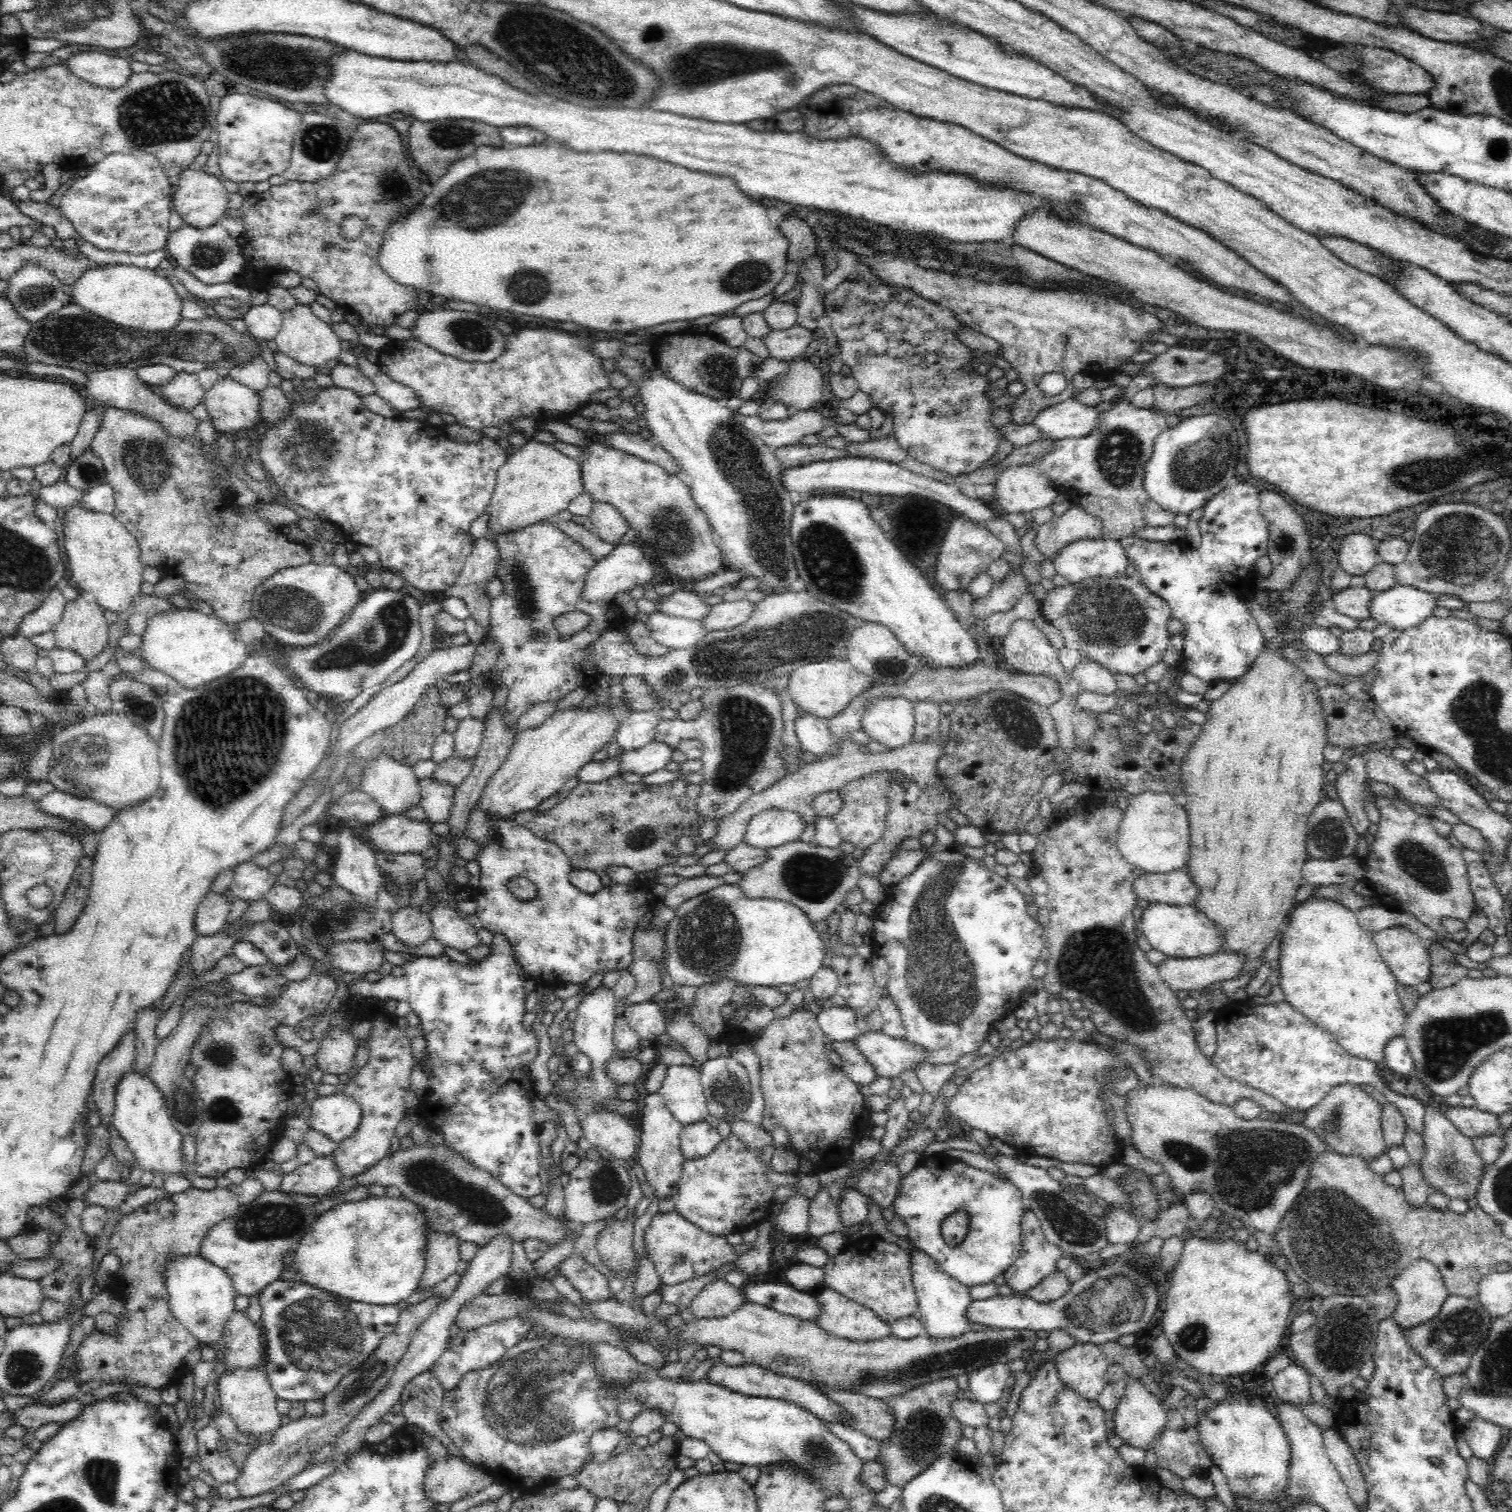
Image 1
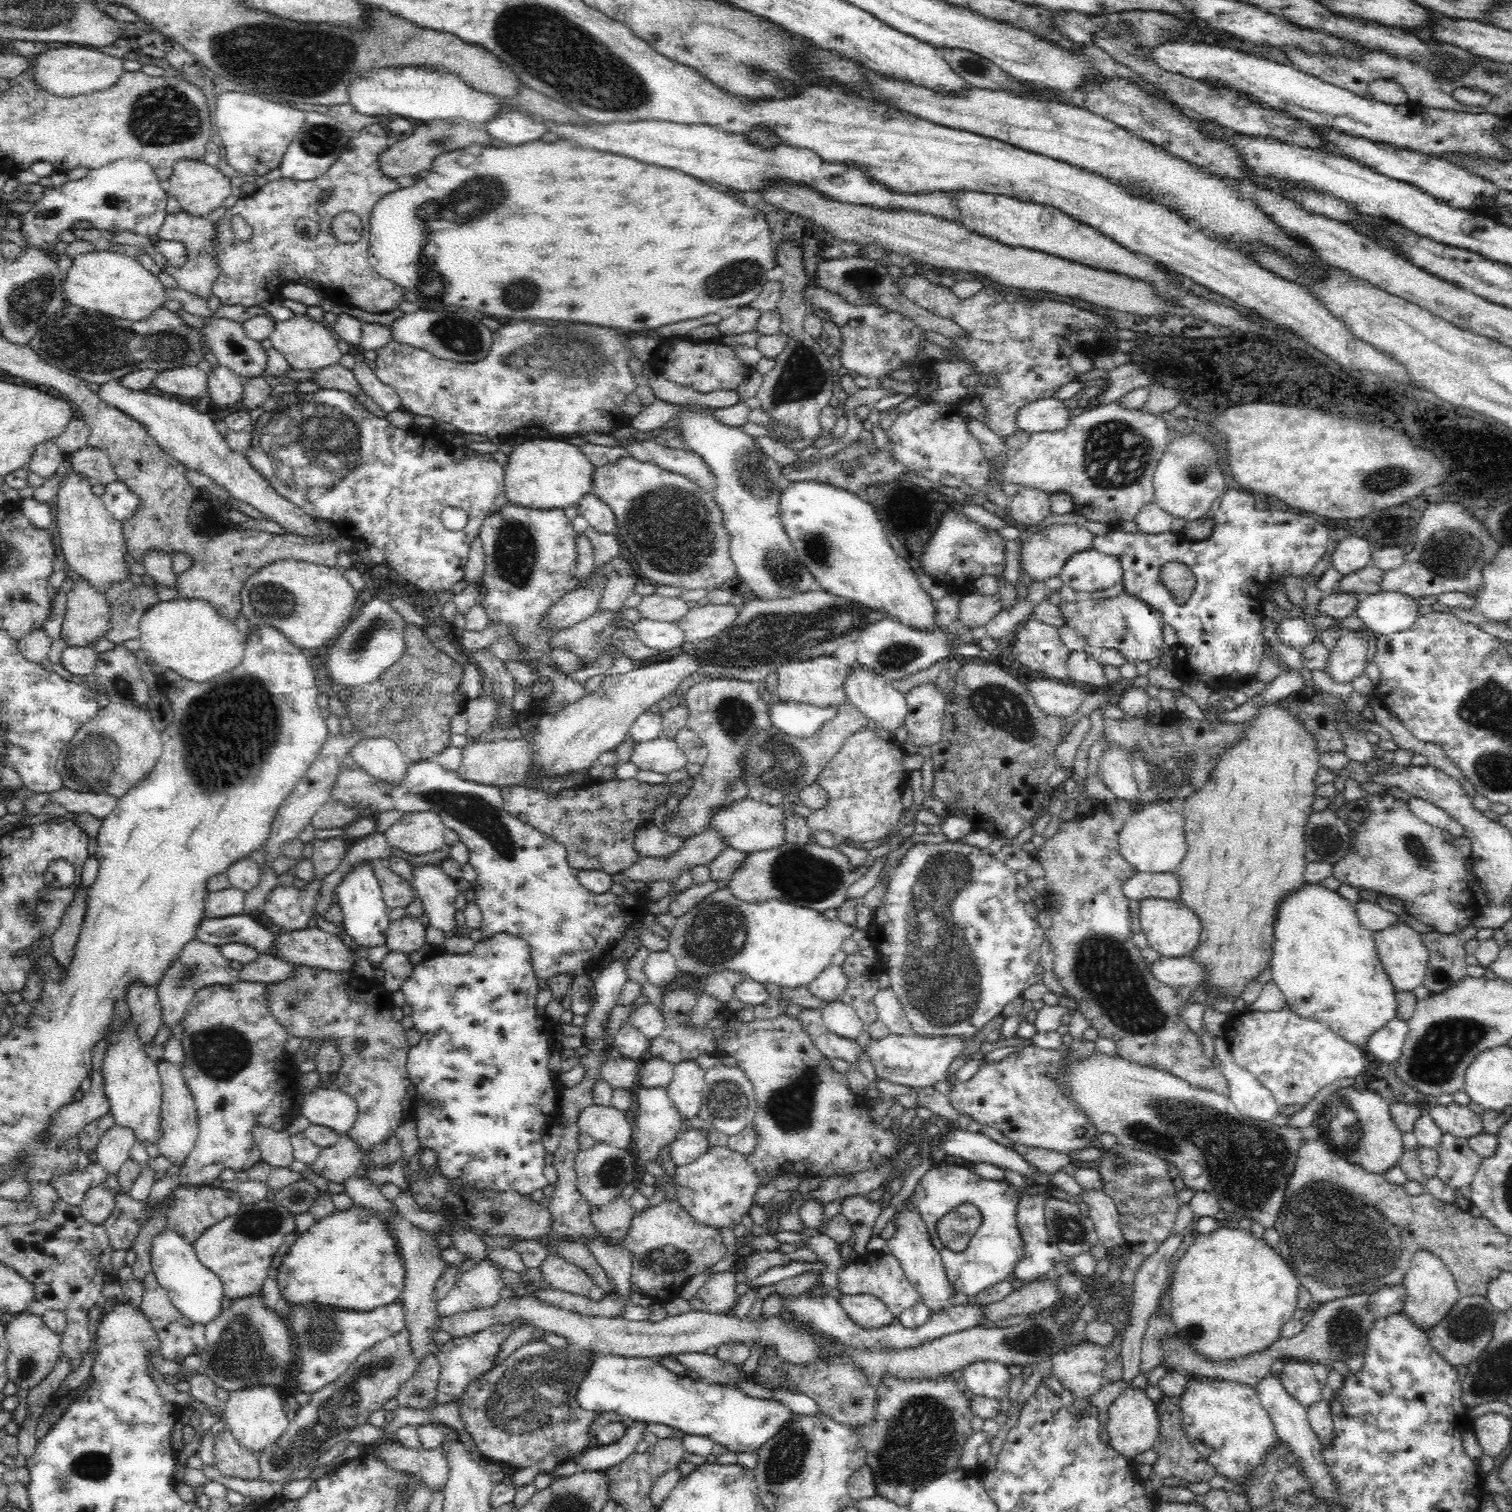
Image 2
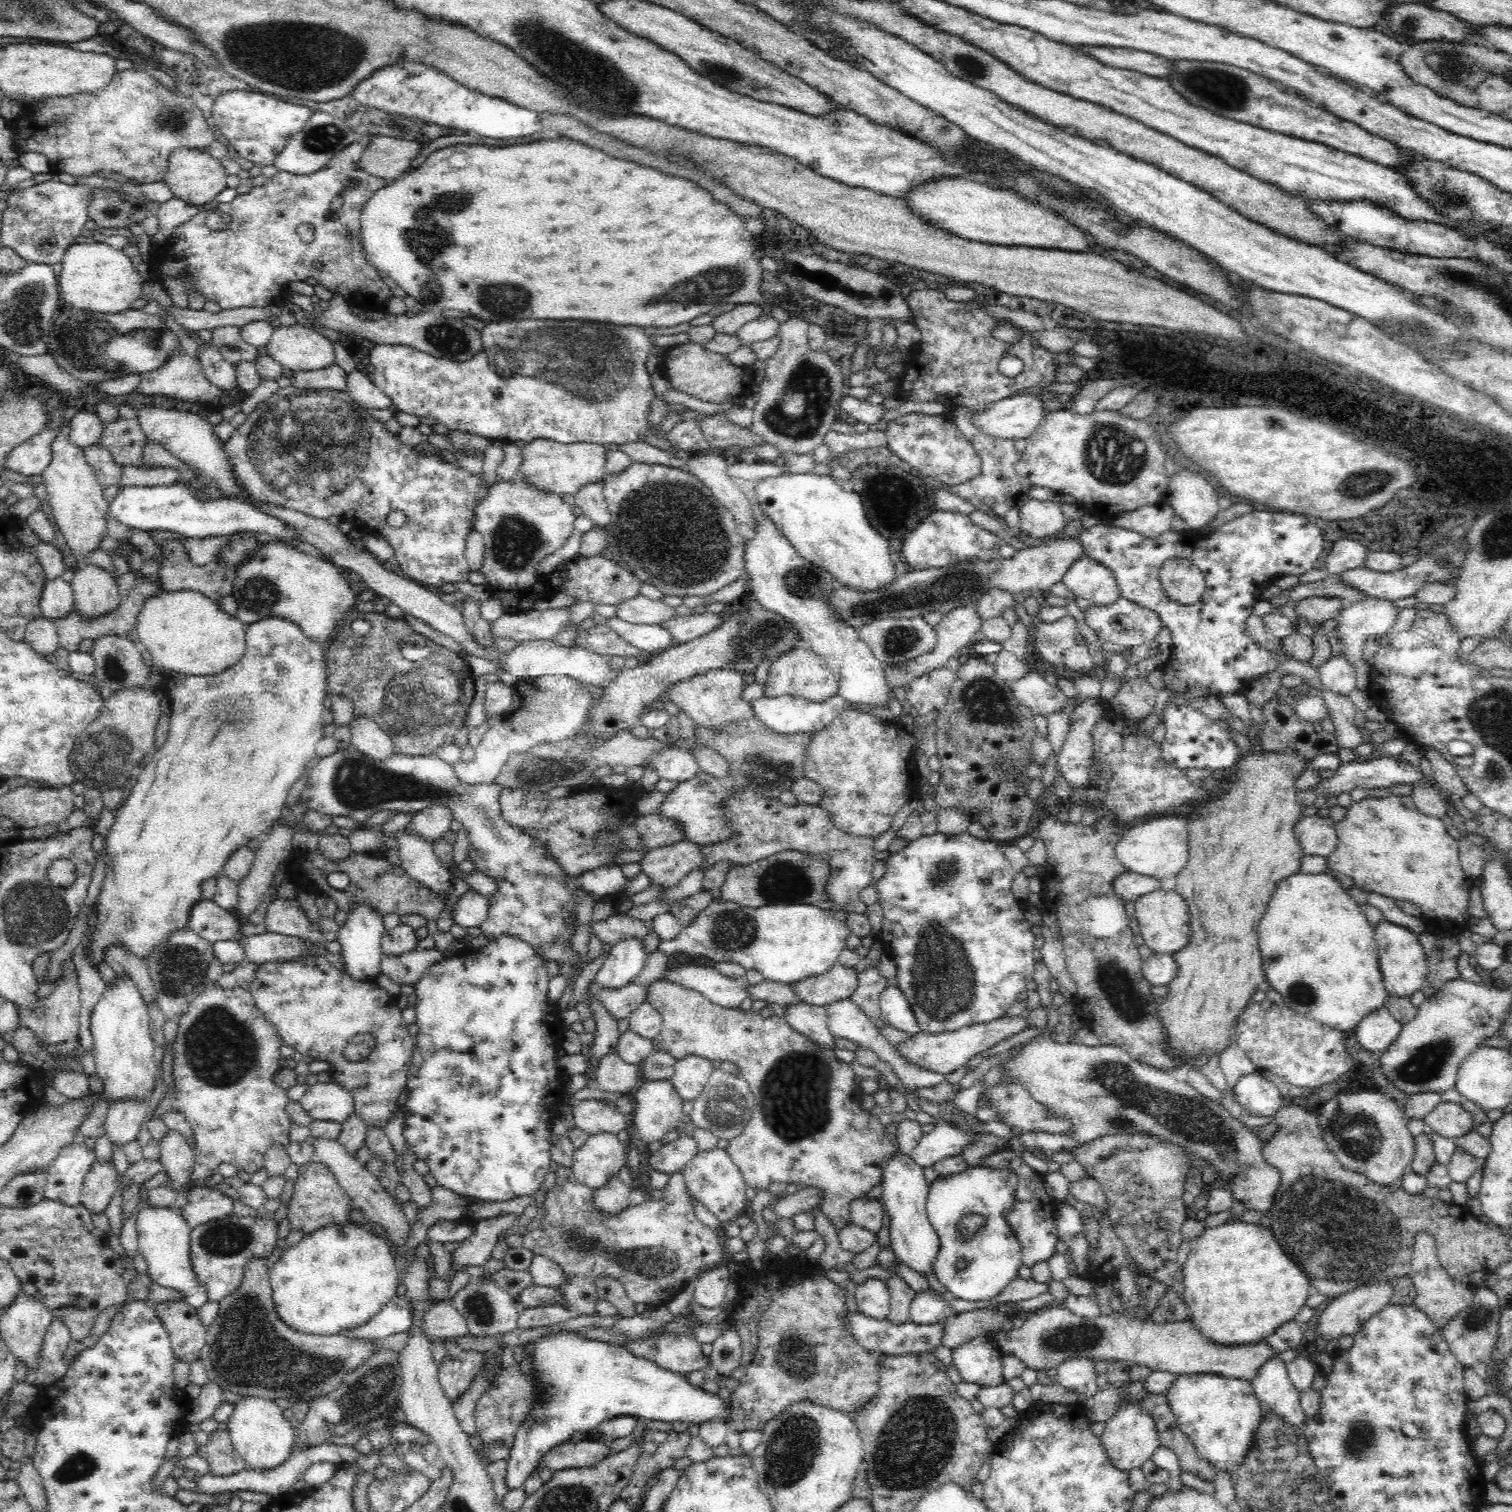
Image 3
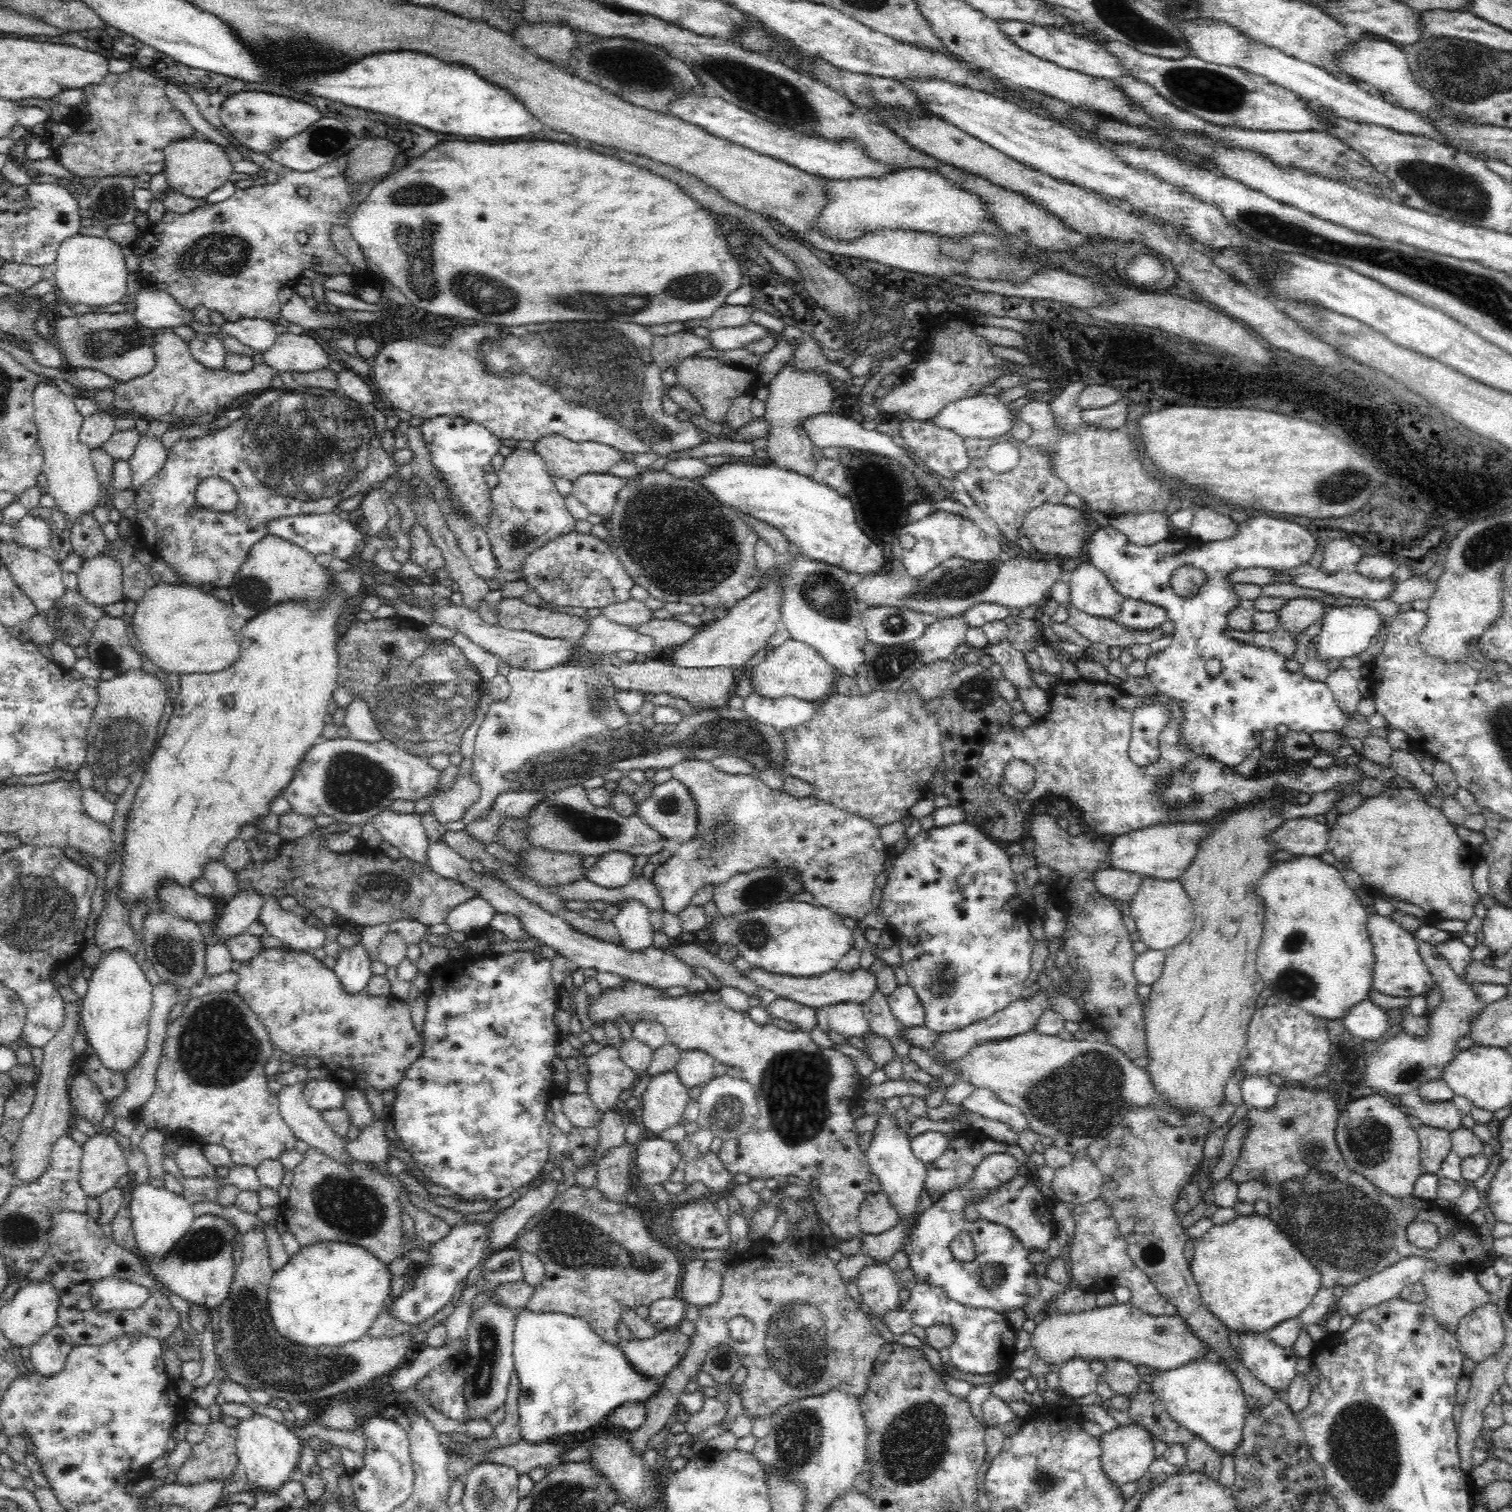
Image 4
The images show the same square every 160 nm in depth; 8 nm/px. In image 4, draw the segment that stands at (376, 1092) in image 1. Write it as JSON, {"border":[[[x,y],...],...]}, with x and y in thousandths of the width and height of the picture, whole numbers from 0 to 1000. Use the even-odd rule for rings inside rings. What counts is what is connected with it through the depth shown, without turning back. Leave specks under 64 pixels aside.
{"border":[[[190,626],[174,627],[169,634],[160,637],[156,644],[157,649],[155,657],[160,660],[175,678],[179,689],[194,699],[212,700],[213,704],[221,709],[221,714],[229,719],[241,722],[243,718],[247,718],[251,723],[261,720],[267,713],[269,706],[279,697],[280,686],[273,678],[271,664],[259,659],[246,659],[241,655],[235,658],[229,657],[225,653],[222,644],[209,635],[206,630]]]}

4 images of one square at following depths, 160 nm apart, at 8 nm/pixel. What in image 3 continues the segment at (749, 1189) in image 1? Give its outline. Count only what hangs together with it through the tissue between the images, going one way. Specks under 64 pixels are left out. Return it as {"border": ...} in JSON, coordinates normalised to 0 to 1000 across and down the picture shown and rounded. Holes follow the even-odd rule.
{"border":[[[472,759],[471,761],[461,762],[454,769],[450,776],[454,783],[454,788],[462,792],[478,810],[484,809],[490,803],[495,802],[495,794],[493,789],[494,783],[479,760]]]}

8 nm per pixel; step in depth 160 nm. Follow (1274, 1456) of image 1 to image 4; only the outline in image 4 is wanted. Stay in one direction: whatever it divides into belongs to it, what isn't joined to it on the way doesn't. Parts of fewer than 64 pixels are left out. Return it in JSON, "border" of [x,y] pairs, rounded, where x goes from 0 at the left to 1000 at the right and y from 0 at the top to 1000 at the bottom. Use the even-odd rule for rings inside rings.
{"border":[[[798,897],[790,899],[777,906],[767,907],[761,915],[762,921],[779,942],[792,949],[806,961],[815,962],[822,950],[824,937],[823,921],[810,902],[803,901]]]}

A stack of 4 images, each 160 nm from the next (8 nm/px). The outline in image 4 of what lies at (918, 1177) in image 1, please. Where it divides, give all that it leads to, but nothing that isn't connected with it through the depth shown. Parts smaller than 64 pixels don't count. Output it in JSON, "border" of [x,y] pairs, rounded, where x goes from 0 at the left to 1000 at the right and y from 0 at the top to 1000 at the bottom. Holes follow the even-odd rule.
{"border":[[[659,763],[652,765],[645,774],[644,778],[635,786],[632,785],[624,791],[620,796],[610,802],[599,816],[597,826],[601,831],[601,839],[604,841],[604,849],[612,849],[623,853],[627,858],[642,866],[655,866],[662,870],[678,866],[679,862],[687,858],[688,844],[684,840],[684,835],[679,831],[679,825],[665,811],[657,810],[649,806],[646,808],[638,806],[638,798],[643,791],[652,791],[655,787],[659,787],[663,782],[667,782],[673,774],[673,768],[667,763]],[[635,815],[641,815],[644,820],[646,831],[643,834],[634,833],[628,827],[628,822]]]}

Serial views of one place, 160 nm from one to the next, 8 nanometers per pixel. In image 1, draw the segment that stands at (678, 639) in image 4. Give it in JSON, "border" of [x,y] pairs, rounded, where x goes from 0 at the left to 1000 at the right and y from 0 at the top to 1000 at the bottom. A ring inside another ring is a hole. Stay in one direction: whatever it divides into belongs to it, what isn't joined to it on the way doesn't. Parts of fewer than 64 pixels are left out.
{"border":[[[493,396],[485,398],[478,397],[470,401],[470,405],[462,411],[468,419],[487,415],[493,411],[493,409],[497,406],[497,401],[498,399]]]}

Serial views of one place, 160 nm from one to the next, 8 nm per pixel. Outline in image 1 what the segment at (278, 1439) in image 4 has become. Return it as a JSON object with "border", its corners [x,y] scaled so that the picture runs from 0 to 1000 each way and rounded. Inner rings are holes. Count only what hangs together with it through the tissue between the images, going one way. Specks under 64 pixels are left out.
{"border":[[[174,906],[149,907],[145,912],[144,919],[146,922],[146,931],[153,937],[157,946],[159,946],[163,951],[169,952],[176,948],[180,950],[184,944],[187,942],[187,935],[183,932],[183,926],[185,925]]]}

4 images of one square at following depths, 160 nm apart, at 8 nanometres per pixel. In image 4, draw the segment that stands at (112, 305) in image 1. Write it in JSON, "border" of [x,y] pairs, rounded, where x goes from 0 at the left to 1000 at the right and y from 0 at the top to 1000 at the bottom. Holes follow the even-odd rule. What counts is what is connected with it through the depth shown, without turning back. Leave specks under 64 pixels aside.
{"border":[[[49,155],[40,160],[35,184],[43,198],[57,202],[70,202],[78,200],[83,194],[85,178],[81,165],[73,158]]]}

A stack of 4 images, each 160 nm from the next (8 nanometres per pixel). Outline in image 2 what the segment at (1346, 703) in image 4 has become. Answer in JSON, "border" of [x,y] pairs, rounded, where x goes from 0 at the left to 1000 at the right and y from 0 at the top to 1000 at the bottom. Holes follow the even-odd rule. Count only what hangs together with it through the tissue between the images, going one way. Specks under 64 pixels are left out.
{"border":[[[890,419],[884,422],[884,425],[878,433],[877,446],[885,452],[894,451],[903,445],[904,440],[904,421]]]}

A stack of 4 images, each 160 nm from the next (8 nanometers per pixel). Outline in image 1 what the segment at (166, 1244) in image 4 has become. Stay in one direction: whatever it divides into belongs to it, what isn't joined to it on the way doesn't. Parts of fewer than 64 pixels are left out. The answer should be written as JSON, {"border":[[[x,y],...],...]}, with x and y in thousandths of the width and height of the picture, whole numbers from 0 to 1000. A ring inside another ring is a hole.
{"border":[[[132,829],[115,831],[110,835],[108,851],[112,867],[132,888],[135,888],[135,890],[140,890],[147,885],[149,876],[155,866],[154,860],[157,856],[152,843],[148,839]]]}

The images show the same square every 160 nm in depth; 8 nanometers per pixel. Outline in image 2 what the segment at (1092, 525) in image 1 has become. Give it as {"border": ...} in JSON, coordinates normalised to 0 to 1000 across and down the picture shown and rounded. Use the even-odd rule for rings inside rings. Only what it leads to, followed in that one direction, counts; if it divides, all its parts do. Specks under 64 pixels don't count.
{"border":[[[700,347],[699,348],[689,349],[688,351],[683,353],[675,362],[675,378],[681,381],[683,384],[694,385],[702,380],[703,373],[710,366],[722,363],[724,354],[716,349]]]}

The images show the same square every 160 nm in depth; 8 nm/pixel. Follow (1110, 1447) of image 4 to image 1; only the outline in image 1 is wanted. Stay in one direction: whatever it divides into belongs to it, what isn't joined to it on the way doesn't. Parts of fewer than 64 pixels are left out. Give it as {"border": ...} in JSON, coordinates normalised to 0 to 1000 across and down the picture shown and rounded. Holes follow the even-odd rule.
{"border":[[[749,913],[745,918],[736,933],[738,950],[745,956],[759,960],[769,947],[771,935],[767,925],[758,919],[754,913]]]}

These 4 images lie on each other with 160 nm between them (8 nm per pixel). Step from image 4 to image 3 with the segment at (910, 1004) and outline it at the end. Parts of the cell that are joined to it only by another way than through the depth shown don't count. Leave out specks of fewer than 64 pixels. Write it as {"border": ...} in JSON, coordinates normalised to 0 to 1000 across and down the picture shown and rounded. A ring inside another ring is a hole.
{"border":[[[591,651],[586,653],[581,662],[585,677],[604,685],[609,681],[604,669],[595,653]]]}

